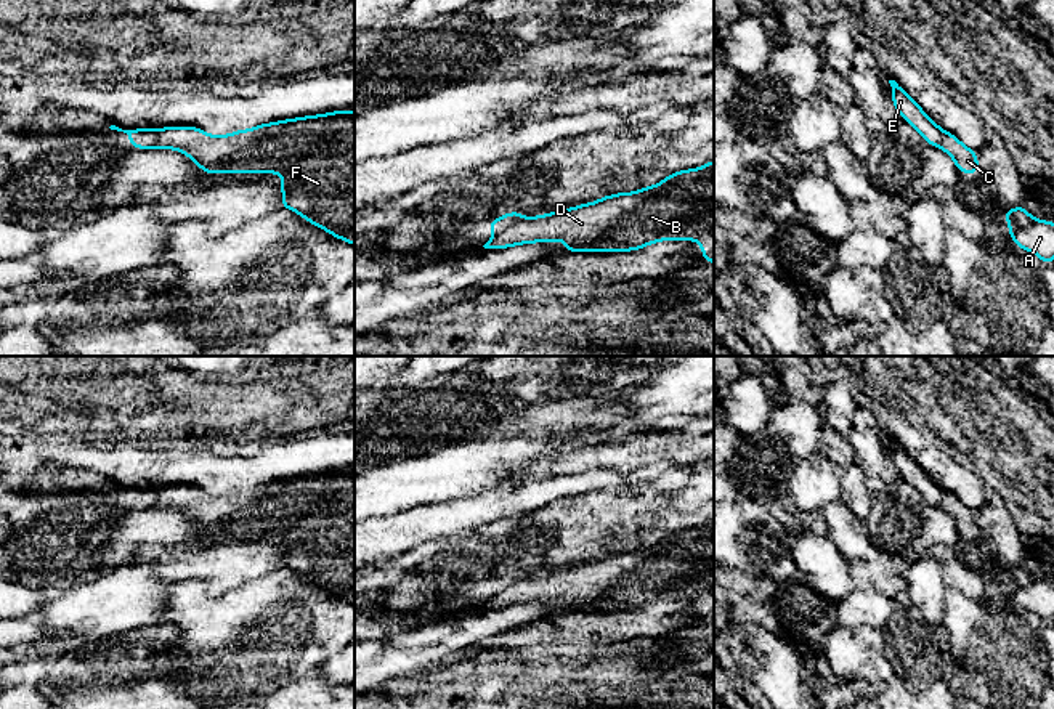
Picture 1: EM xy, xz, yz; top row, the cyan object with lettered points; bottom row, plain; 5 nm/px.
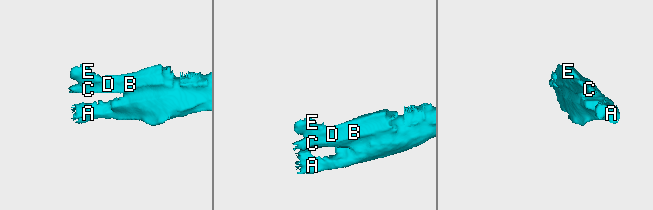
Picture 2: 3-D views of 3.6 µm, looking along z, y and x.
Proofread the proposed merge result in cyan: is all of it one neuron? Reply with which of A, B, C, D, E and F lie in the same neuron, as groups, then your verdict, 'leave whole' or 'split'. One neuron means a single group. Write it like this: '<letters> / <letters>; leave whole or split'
A B C D F / E; split

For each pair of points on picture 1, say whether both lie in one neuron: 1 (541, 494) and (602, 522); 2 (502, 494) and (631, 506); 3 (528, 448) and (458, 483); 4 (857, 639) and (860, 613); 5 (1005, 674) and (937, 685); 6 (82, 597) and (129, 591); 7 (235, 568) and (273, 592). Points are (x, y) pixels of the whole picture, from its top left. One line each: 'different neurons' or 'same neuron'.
1: different neurons
2: different neurons
3: same neuron
4: different neurons
5: different neurons
6: same neuron
7: different neurons

